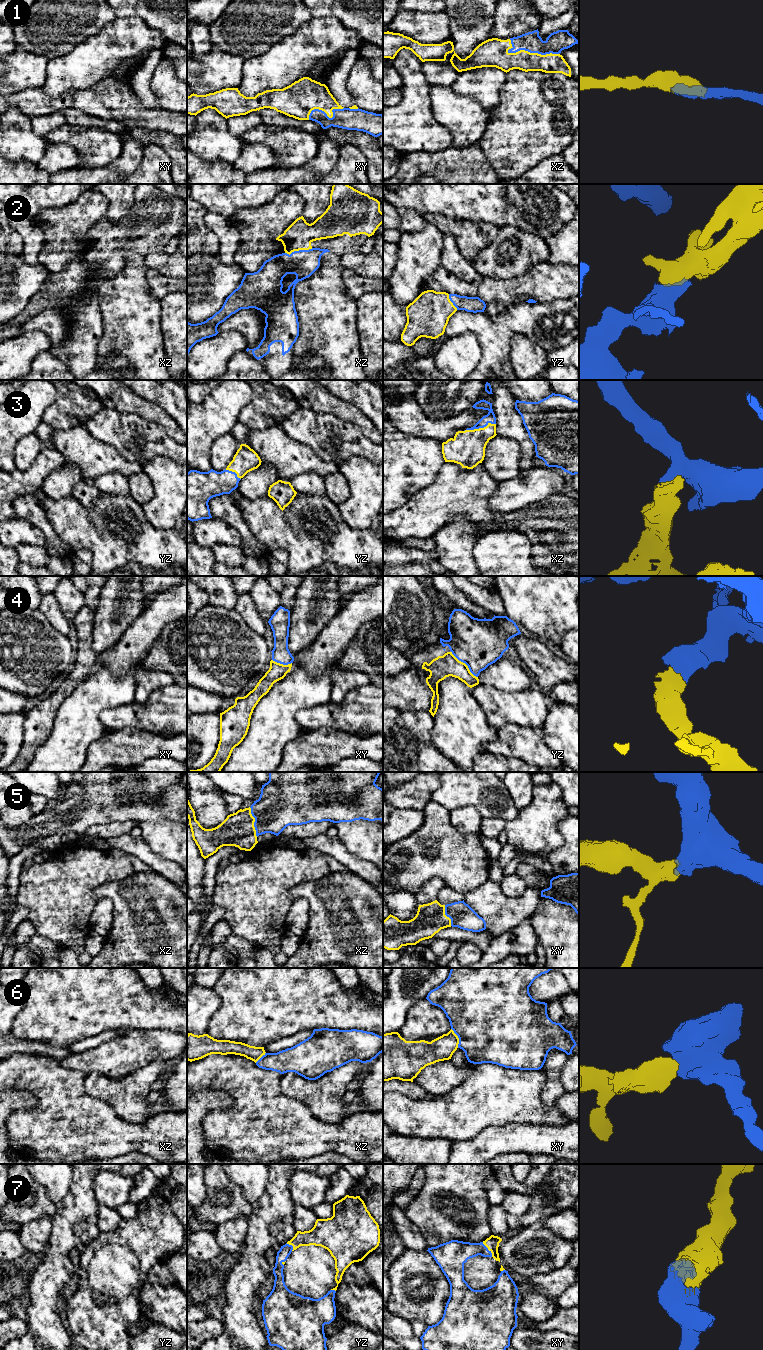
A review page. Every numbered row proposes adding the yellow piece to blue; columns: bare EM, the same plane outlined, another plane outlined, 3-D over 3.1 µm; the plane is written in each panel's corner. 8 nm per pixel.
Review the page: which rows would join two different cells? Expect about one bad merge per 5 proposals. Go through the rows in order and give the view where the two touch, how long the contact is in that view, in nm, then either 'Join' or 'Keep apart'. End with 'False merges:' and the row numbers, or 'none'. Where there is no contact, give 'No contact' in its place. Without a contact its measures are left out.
1: Touches blue in xz. Shared border 420 nm. Join
2: Touches blue in xz. Shared border 220 nm. Join
3: Touches blue in xz. Shared border 260 nm. Join
4: Touches blue in yz. Shared border 300 nm. Join
5: Touches blue in xz. Shared border 240 nm. Join
6: Touches blue in xy. Shared border 170 nm. Keep apart
7: Touches blue in xy. Shared border 150 nm. Join
False merges: 6

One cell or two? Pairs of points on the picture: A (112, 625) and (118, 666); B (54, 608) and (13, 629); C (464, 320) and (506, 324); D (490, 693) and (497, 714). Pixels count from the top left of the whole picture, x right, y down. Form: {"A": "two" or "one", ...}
{"A": "two", "B": "two", "C": "one", "D": "one"}

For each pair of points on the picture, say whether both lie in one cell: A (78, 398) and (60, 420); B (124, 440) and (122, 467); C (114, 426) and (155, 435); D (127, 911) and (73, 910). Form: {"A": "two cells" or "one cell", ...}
{"A": "one cell", "B": "two cells", "C": "one cell", "D": "two cells"}

